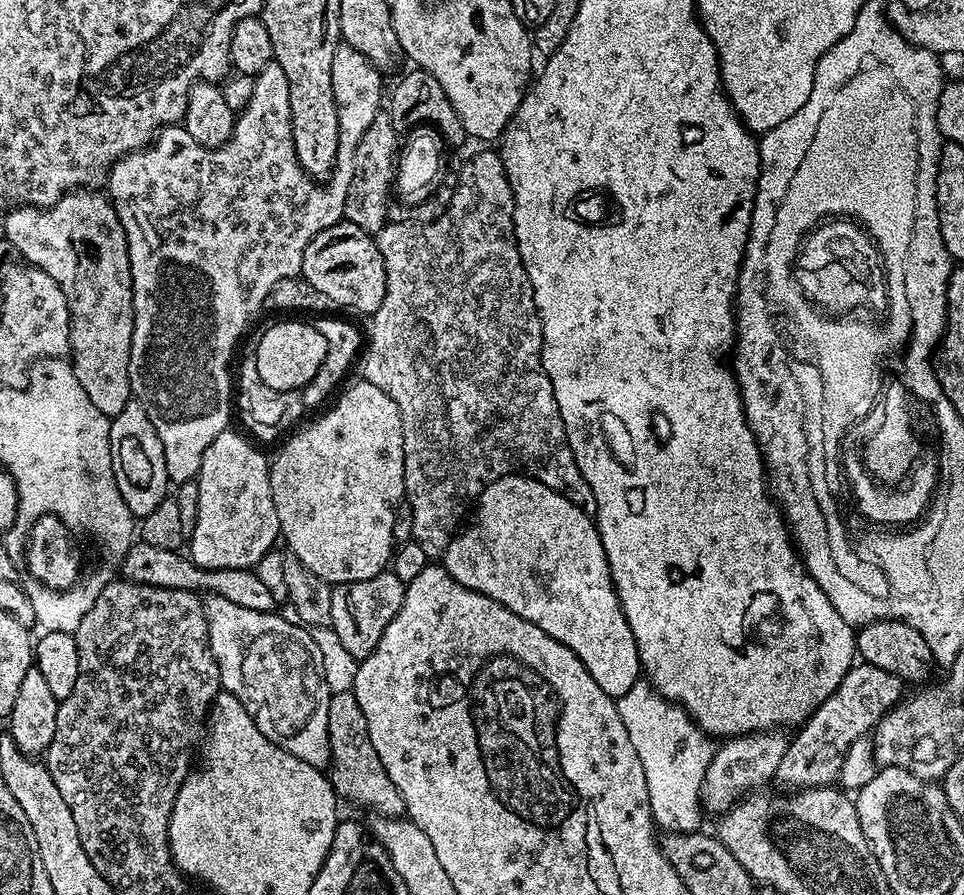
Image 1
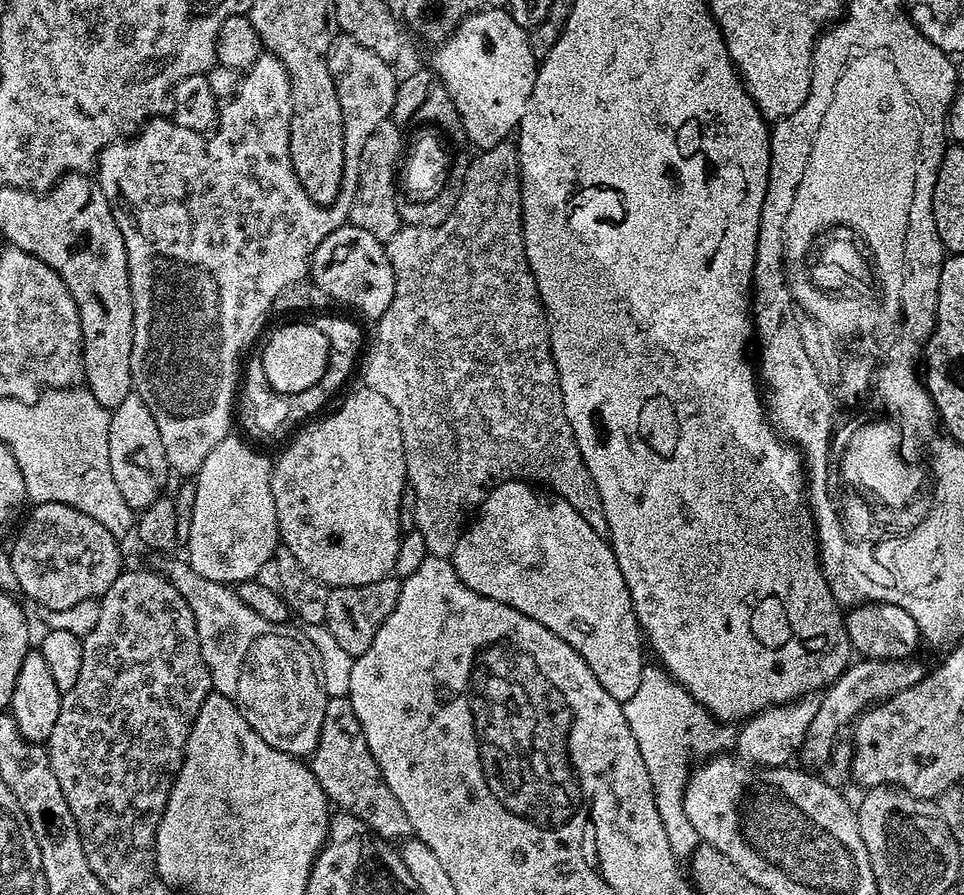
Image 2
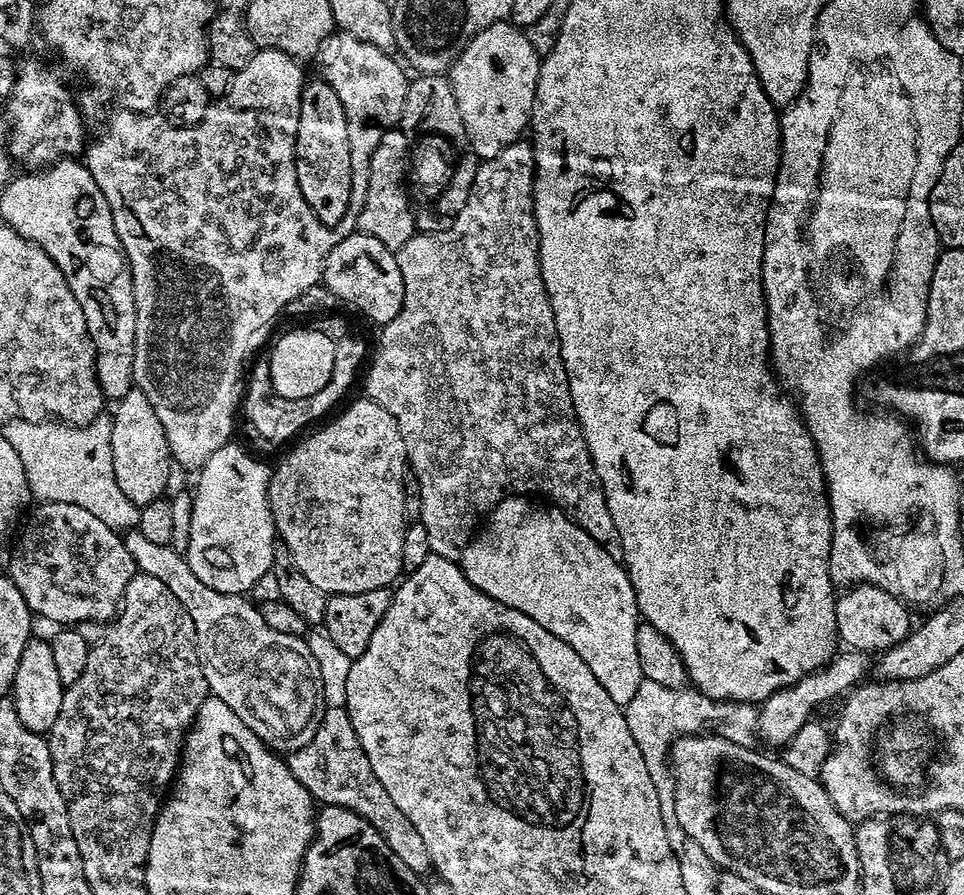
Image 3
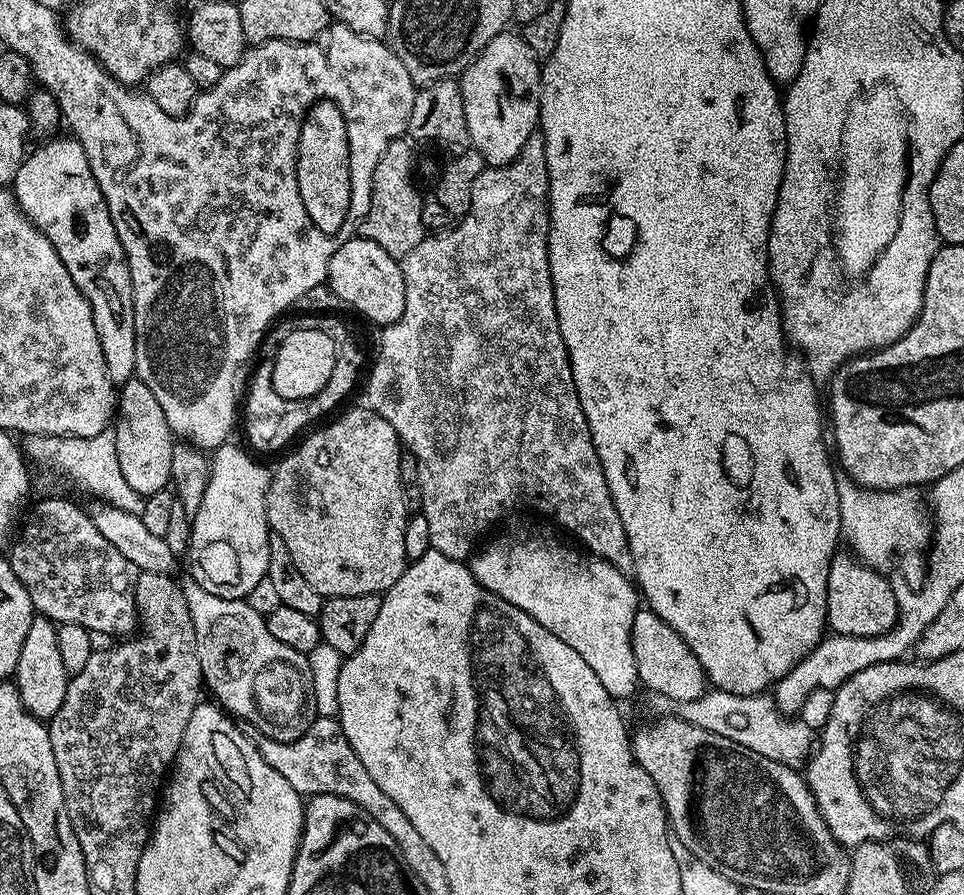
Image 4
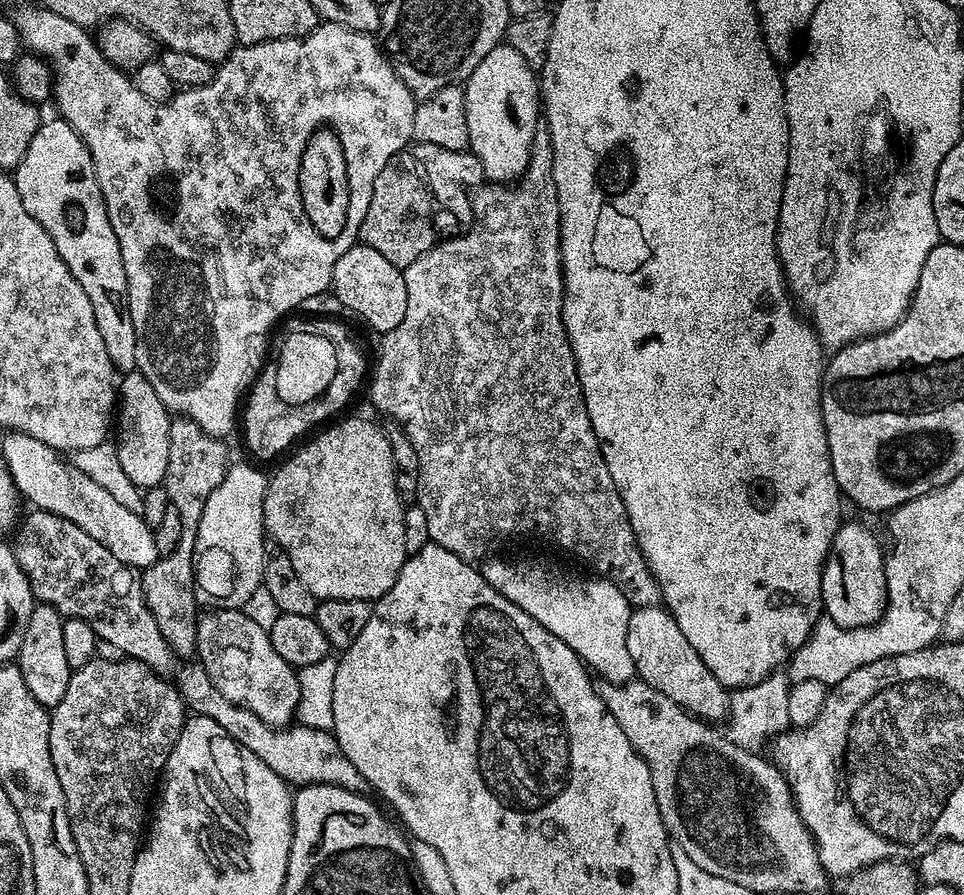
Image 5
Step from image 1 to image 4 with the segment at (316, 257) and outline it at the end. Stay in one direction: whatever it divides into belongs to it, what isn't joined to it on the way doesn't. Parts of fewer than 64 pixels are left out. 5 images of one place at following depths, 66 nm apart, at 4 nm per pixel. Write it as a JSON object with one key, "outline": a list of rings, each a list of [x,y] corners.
{"outline":[[[362,234],[353,236],[334,250],[326,283],[334,294],[342,298],[345,306],[361,312],[366,319],[373,320],[379,326],[387,326],[402,318],[402,310],[406,306],[406,282],[401,261],[386,254],[378,242],[368,240]]]}

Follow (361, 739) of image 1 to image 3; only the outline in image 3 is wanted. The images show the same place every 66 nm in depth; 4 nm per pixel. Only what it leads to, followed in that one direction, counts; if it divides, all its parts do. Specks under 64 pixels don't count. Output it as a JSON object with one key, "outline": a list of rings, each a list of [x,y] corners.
{"outline":[[[325,707],[318,722],[318,730],[314,730],[314,738],[310,738],[310,742],[306,742],[302,750],[287,753],[286,759],[288,769],[292,771],[294,778],[298,778],[298,782],[302,782],[302,786],[306,786],[313,801],[321,805],[342,806],[366,818],[366,822],[370,822],[370,826],[374,826],[374,830],[382,834],[386,846],[390,846],[390,850],[394,850],[394,854],[398,854],[398,858],[402,858],[402,862],[406,862],[406,866],[410,866],[410,870],[417,874],[424,874],[424,871],[432,868],[432,859],[422,843],[422,837],[418,835],[418,829],[410,823],[410,818],[406,818],[406,814],[402,814],[402,810],[398,810],[398,805],[391,800],[390,794],[386,794],[382,782],[378,782],[374,770],[370,770],[370,758],[366,758],[366,750],[362,750],[362,742],[358,742],[358,734],[354,734],[354,722],[350,722],[347,708]]]}

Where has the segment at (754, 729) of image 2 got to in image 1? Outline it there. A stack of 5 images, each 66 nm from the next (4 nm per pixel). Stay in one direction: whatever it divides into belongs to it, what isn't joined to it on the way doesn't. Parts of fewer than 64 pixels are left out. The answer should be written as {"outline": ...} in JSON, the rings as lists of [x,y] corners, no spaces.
{"outline":[[[783,731],[749,732],[747,736],[725,739],[717,747],[710,766],[706,766],[706,776],[702,778],[700,802],[705,813],[729,812],[745,796],[763,789],[764,784],[775,781],[776,771],[786,755],[789,737]]]}

